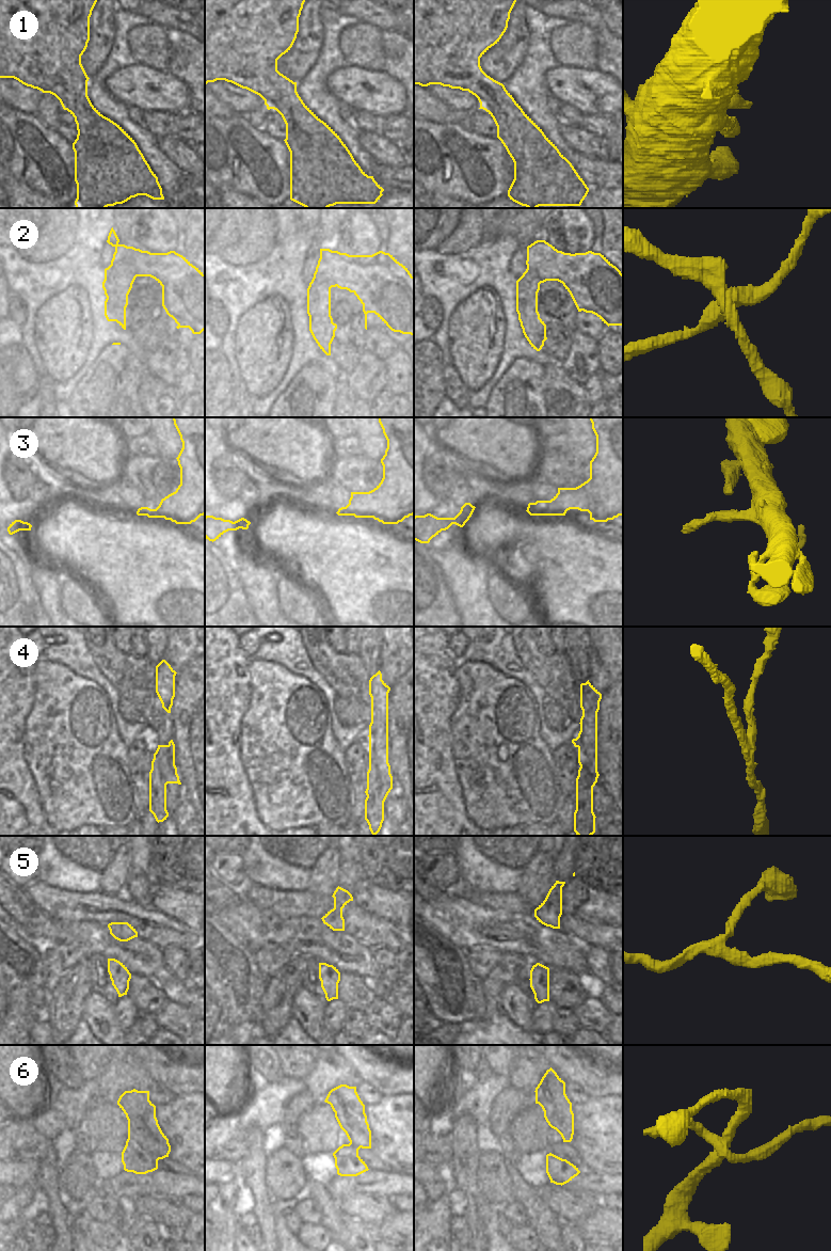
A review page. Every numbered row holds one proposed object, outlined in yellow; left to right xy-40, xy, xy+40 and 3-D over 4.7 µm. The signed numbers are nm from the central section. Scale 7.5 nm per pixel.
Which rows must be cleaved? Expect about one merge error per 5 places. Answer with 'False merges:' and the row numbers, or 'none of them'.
False merges: 2, 4, 6

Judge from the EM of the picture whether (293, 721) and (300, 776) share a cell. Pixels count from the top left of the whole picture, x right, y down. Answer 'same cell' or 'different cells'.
same cell

